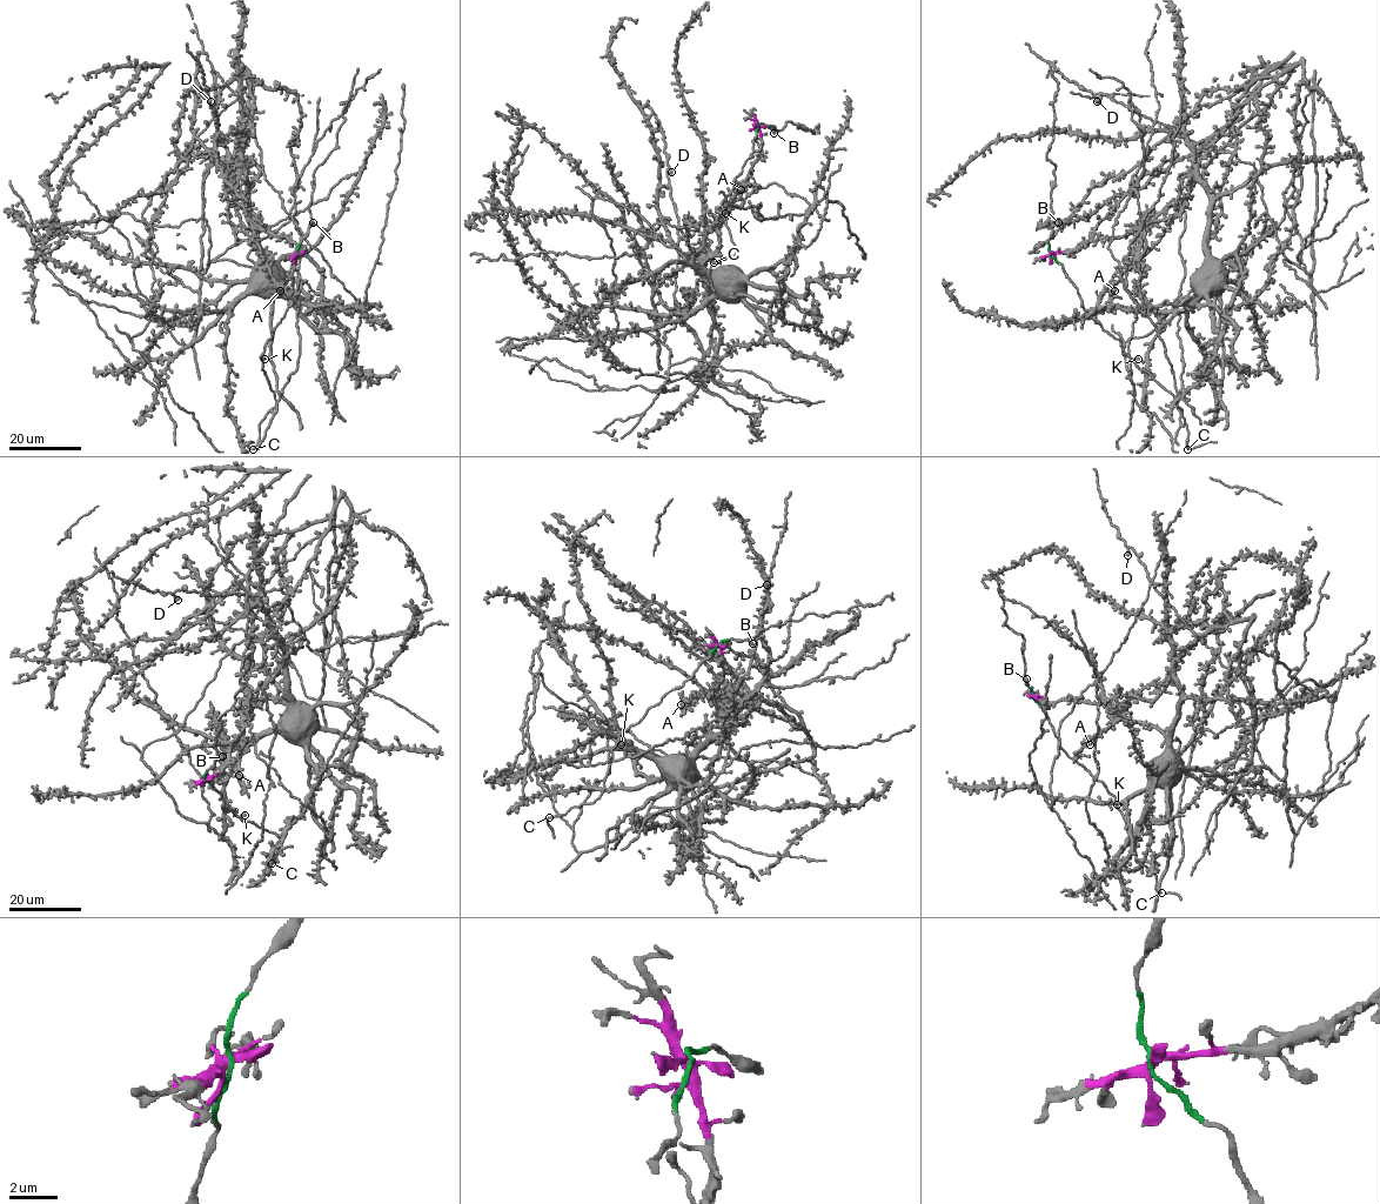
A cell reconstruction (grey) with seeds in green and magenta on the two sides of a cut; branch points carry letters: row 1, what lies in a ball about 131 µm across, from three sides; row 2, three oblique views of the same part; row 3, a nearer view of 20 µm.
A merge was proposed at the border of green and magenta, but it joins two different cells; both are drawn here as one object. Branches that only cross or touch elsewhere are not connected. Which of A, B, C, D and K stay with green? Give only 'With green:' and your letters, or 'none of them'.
With green: B, C, K

